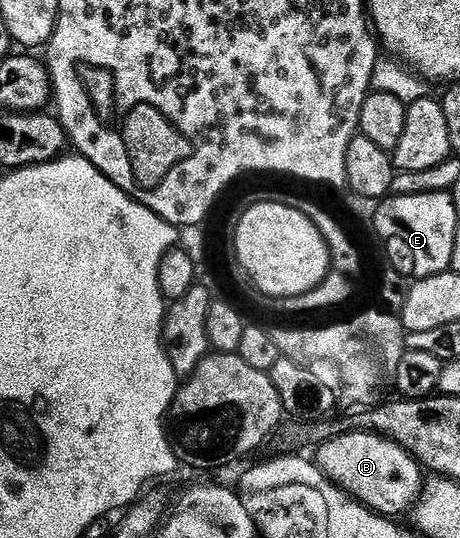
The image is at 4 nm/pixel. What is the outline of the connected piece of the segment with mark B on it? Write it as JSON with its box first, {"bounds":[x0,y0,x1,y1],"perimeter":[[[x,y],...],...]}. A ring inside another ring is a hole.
{"bounds":[315,431,427,519],"perimeter":[[[345,431],[340,435],[320,442],[315,463],[321,472],[374,513],[390,519],[400,518],[400,513],[408,514],[427,484],[421,462],[402,445],[379,433]]]}

